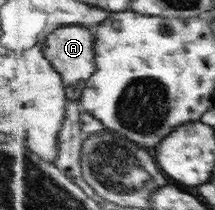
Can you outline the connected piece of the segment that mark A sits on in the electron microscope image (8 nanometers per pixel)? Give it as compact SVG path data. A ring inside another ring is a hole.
M61 26L52 34L44 45L45 57L53 62L53 67L62 75L67 98L79 100L83 91L87 89L87 82L97 71L97 53L95 50L95 40L93 31L86 30L84 26Z

